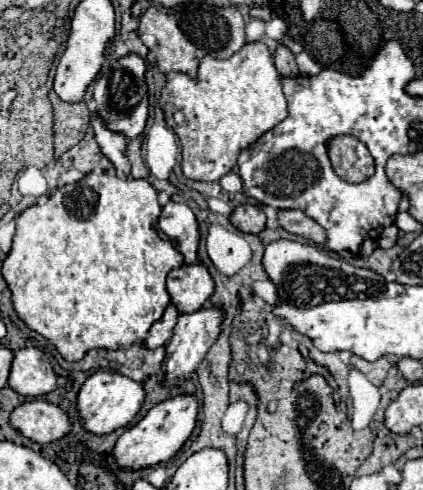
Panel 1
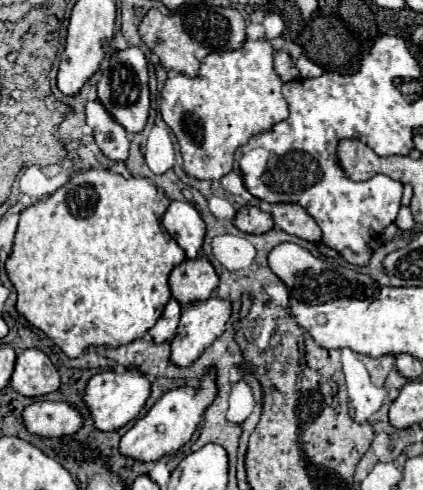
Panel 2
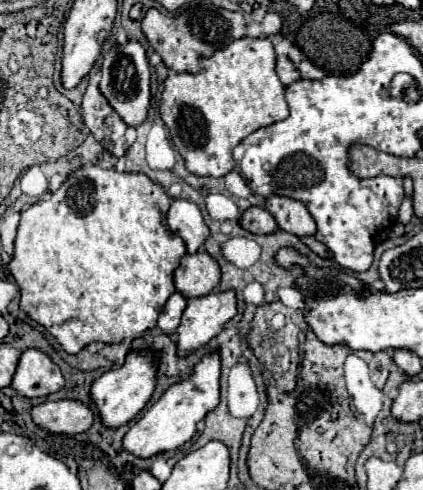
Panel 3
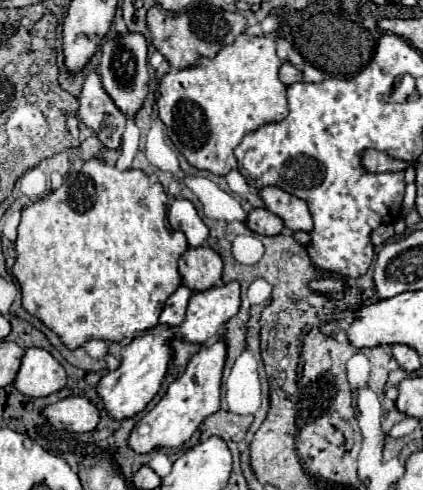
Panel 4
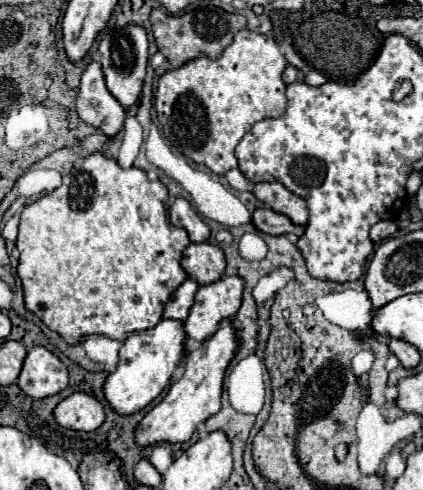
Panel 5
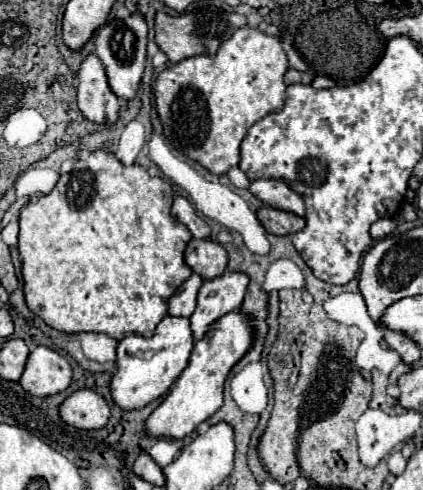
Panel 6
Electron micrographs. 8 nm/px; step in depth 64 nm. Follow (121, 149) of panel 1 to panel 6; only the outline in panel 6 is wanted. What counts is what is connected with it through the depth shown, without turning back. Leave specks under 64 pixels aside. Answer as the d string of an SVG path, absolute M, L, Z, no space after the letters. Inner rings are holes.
M90 54L78 72L78 108L94 124L114 124L120 112L118 96L108 88L106 72L98 56Z

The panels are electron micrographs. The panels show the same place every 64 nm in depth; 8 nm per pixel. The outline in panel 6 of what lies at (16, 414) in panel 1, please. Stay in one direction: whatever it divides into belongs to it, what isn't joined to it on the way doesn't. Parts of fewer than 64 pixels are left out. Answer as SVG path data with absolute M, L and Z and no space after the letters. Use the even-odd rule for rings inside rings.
M78 390L60 404L60 418L82 430L102 428L110 418L110 408L104 398L92 390Z

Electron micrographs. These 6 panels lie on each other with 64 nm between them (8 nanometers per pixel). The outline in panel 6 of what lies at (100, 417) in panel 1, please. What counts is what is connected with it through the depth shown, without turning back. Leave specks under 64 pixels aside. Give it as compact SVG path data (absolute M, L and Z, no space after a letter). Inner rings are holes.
M166 316L156 326L150 338L140 334L128 334L124 340L118 342L116 374L110 380L110 394L114 404L120 406L122 410L138 410L150 404L152 400L160 398L164 392L168 392L168 388L186 368L192 348L194 348L194 338L188 318Z

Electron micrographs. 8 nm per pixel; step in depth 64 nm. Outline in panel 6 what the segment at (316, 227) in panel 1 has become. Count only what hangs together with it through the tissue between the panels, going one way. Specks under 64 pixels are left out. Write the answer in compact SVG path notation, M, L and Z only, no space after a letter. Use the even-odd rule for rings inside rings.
M256 180L250 186L250 192L262 200L264 204L276 208L276 210L284 210L284 212L292 212L304 218L306 206L302 196L298 196L296 192L292 192L288 188L288 184L284 184L282 180Z

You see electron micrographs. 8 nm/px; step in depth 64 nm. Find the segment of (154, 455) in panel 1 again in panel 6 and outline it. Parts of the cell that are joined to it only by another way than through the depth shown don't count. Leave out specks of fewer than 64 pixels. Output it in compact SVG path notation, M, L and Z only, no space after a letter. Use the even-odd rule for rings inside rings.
M236 310L212 324L208 334L194 344L188 366L182 370L172 390L164 398L164 402L148 416L146 434L160 438L168 436L174 440L182 440L196 430L196 426L208 420L222 406L222 386L230 372L230 368L248 352L252 346L252 328L248 328L248 316Z

